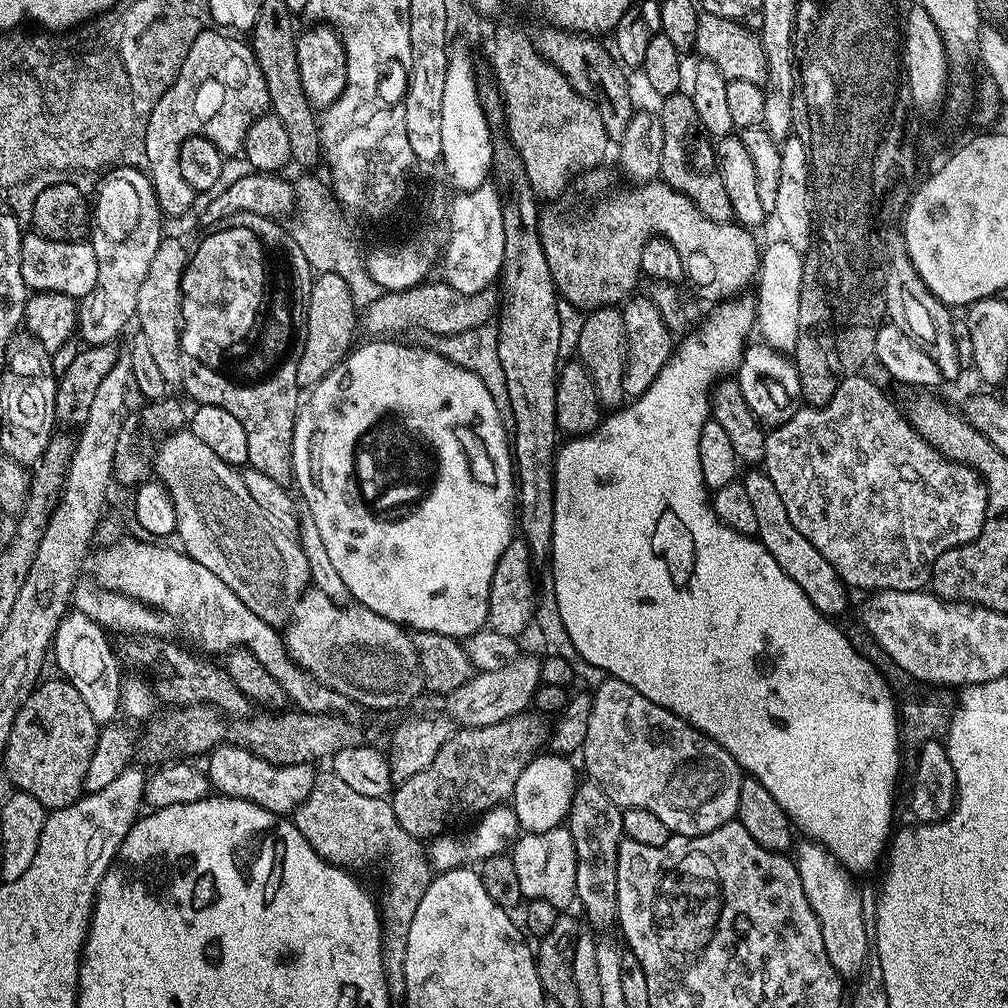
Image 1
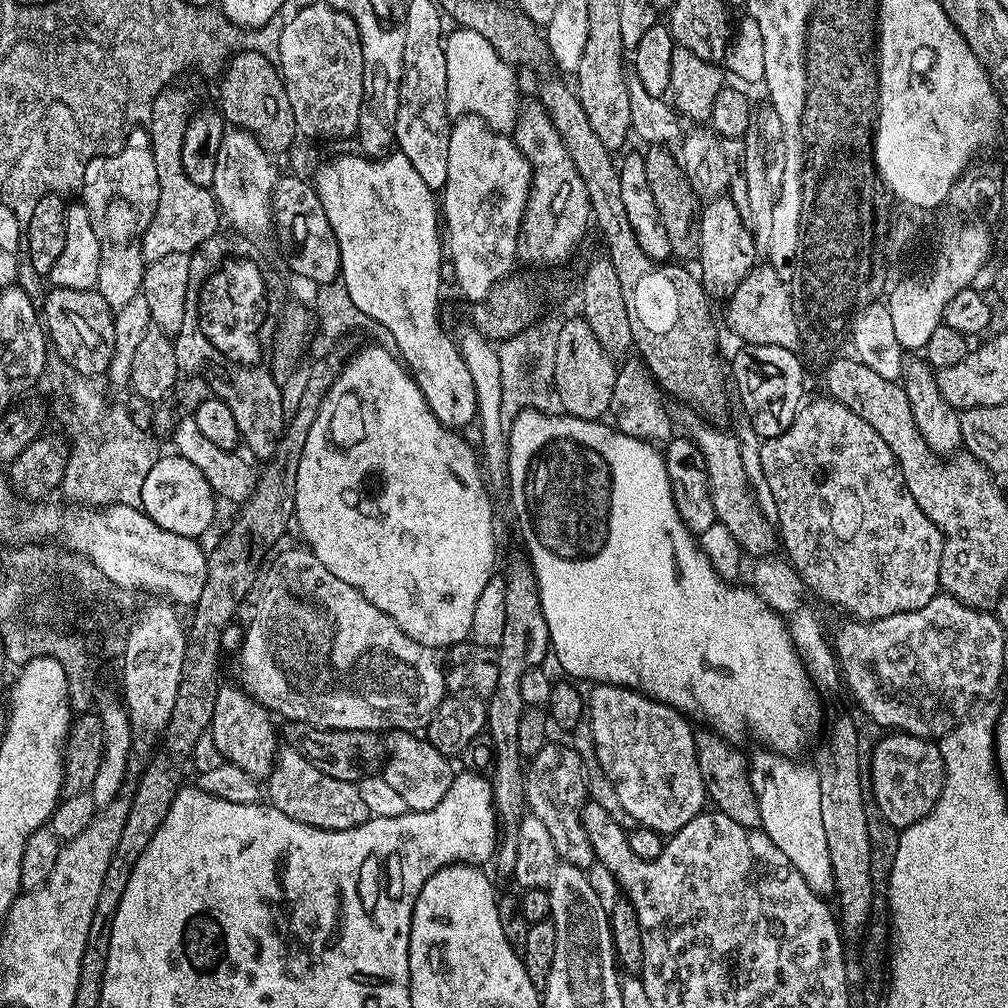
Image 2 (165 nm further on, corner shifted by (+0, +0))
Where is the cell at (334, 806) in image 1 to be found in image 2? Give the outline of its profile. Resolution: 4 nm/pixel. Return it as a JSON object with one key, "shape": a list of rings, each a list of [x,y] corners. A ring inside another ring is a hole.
{"shape":[[[287,746],[277,751],[276,762],[266,777],[266,800],[282,810],[282,814],[315,828],[346,830],[369,819],[366,802],[362,802],[362,794],[358,794],[353,781],[334,778],[331,772],[312,764]]]}

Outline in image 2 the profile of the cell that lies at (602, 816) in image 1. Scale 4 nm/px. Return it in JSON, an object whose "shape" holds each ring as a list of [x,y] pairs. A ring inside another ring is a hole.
{"shape":[[[547,741],[529,759],[524,775],[525,805],[531,815],[542,818],[553,839],[557,857],[566,864],[587,869],[596,862],[593,844],[579,818],[587,803],[587,786],[581,758],[570,744]]]}

